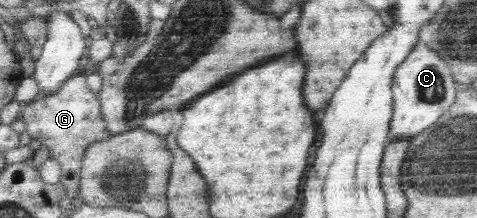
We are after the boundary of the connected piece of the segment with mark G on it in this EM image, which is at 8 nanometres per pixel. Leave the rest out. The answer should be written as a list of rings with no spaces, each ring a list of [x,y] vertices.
[[[76,74],[64,84],[64,88],[52,95],[39,95],[31,103],[23,105],[20,117],[26,122],[26,130],[33,139],[39,140],[50,151],[50,156],[63,165],[62,184],[65,186],[66,196],[80,196],[82,192],[82,171],[84,158],[90,146],[96,142],[109,140],[112,131],[108,129],[108,121],[104,117],[103,105],[99,94],[91,91],[87,84],[87,75]]]

